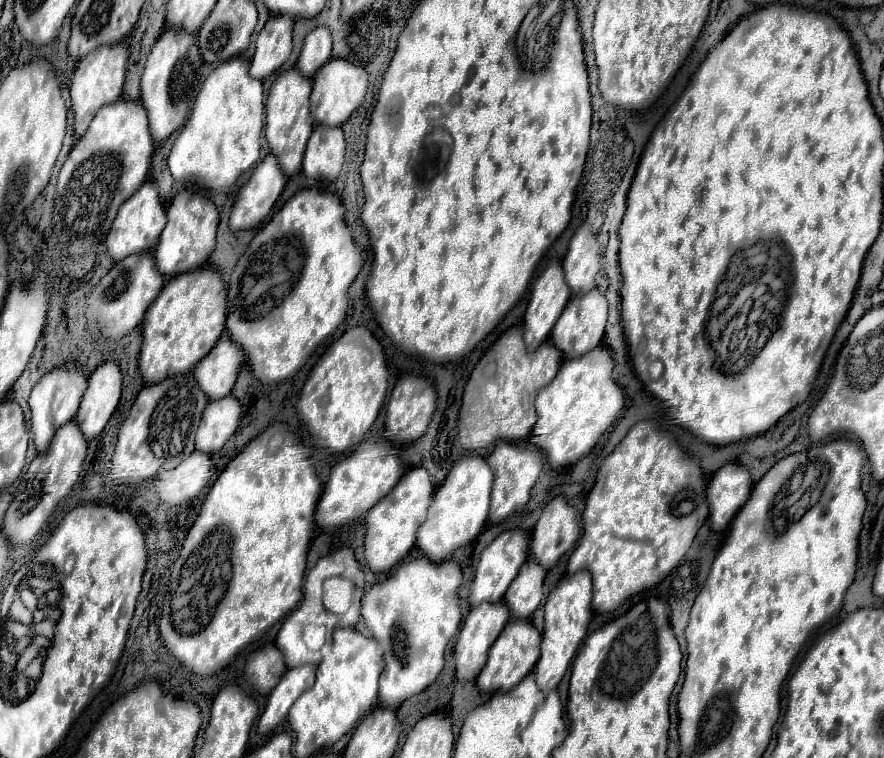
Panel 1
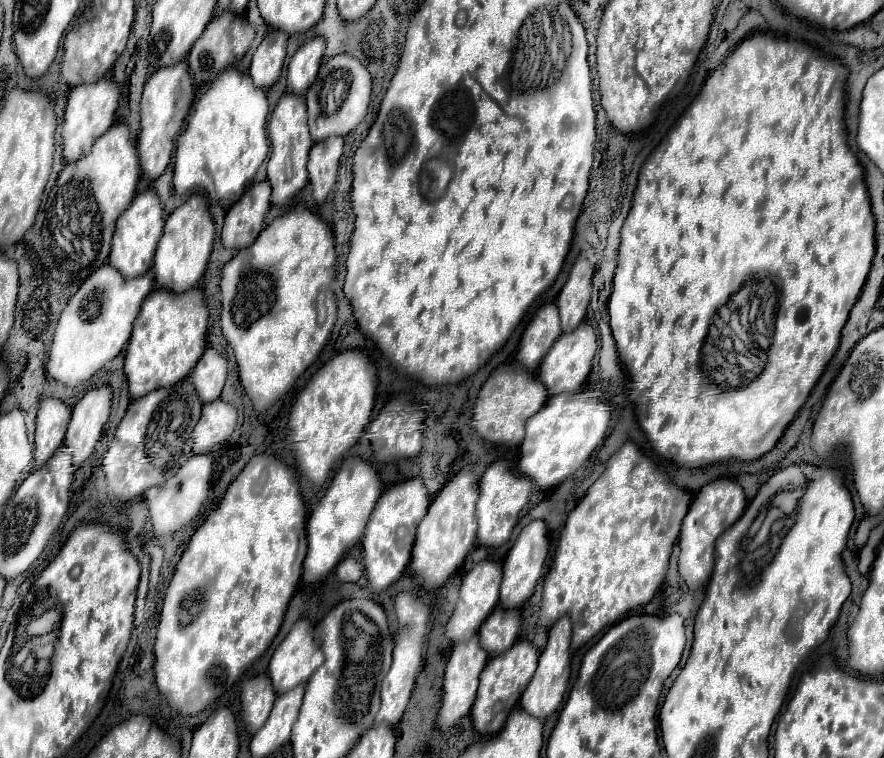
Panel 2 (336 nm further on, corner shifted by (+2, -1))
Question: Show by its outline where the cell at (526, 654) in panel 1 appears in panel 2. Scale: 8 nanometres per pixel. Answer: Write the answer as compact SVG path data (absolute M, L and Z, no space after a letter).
M519 640L509 648L509 652L503 652L503 656L493 656L487 662L487 666L481 672L477 700L471 708L473 726L479 734L493 736L503 728L507 714L513 710L513 706L521 698L521 692L525 690L525 686L529 684L529 680L537 668L537 658L539 658L537 648L529 640Z

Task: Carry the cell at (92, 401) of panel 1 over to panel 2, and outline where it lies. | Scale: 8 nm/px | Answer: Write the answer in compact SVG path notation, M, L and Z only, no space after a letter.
M91 388L73 408L73 416L65 434L65 446L73 450L75 464L87 460L101 438L103 426L111 412L111 388Z

